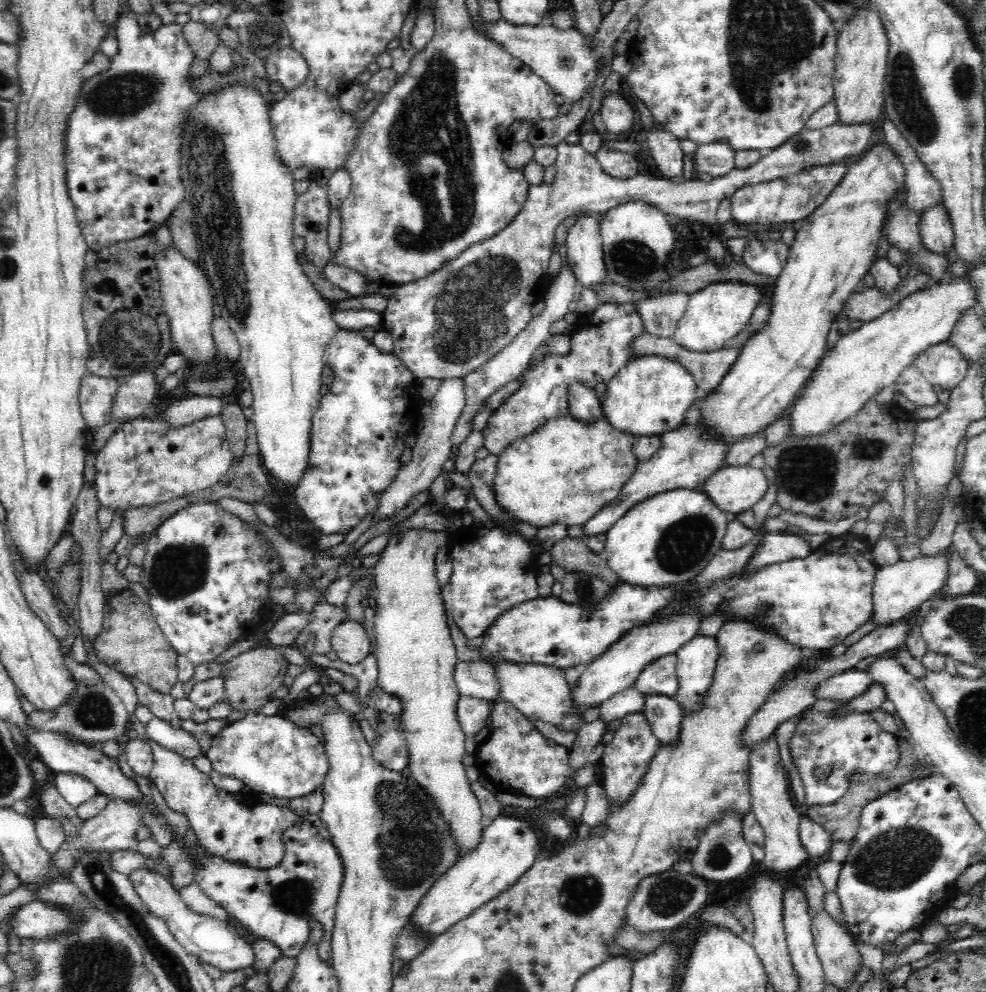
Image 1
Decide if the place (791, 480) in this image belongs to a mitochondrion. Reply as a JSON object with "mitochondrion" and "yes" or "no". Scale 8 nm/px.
{"mitochondrion":"yes"}

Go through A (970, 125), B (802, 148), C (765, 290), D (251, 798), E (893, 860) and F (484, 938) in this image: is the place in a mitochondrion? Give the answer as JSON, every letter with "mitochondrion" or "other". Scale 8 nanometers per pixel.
{"A":"mitochondrion","B":"mitochondrion","C":"other","D":"other","E":"mitochondrion","F":"other"}

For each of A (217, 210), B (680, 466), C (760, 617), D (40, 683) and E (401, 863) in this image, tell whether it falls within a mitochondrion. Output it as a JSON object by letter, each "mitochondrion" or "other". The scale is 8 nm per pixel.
{"A":"mitochondrion","B":"other","C":"mitochondrion","D":"other","E":"mitochondrion"}

